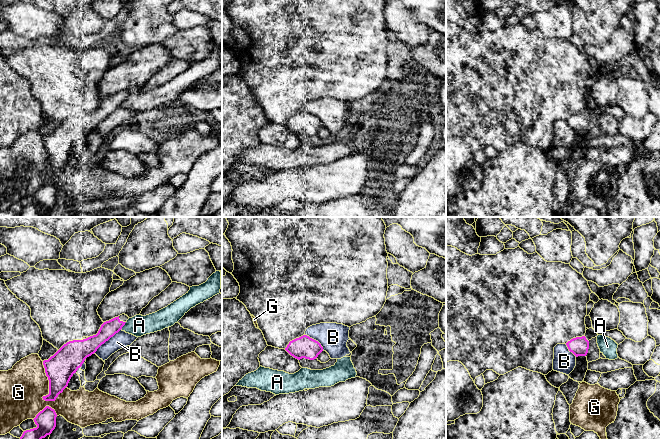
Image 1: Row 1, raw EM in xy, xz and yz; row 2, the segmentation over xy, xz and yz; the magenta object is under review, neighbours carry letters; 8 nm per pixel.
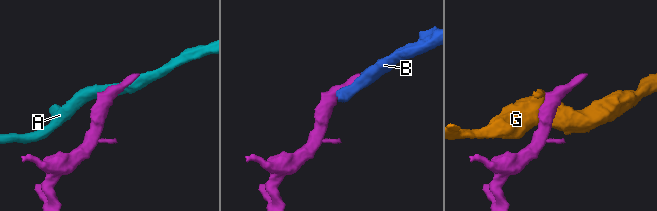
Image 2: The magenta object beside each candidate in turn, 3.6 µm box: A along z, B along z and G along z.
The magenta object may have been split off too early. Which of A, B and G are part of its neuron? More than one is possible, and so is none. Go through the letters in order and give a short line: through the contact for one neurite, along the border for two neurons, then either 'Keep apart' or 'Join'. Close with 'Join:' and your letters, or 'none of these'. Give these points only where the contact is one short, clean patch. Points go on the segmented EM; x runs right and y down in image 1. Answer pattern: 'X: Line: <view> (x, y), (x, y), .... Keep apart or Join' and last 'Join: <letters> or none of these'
A: Line: xy (126, 322), (120, 329). Keep apart
B: Keep apart
G: Keep apart
Join: none of these

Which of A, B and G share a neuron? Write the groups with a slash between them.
A / B / G

